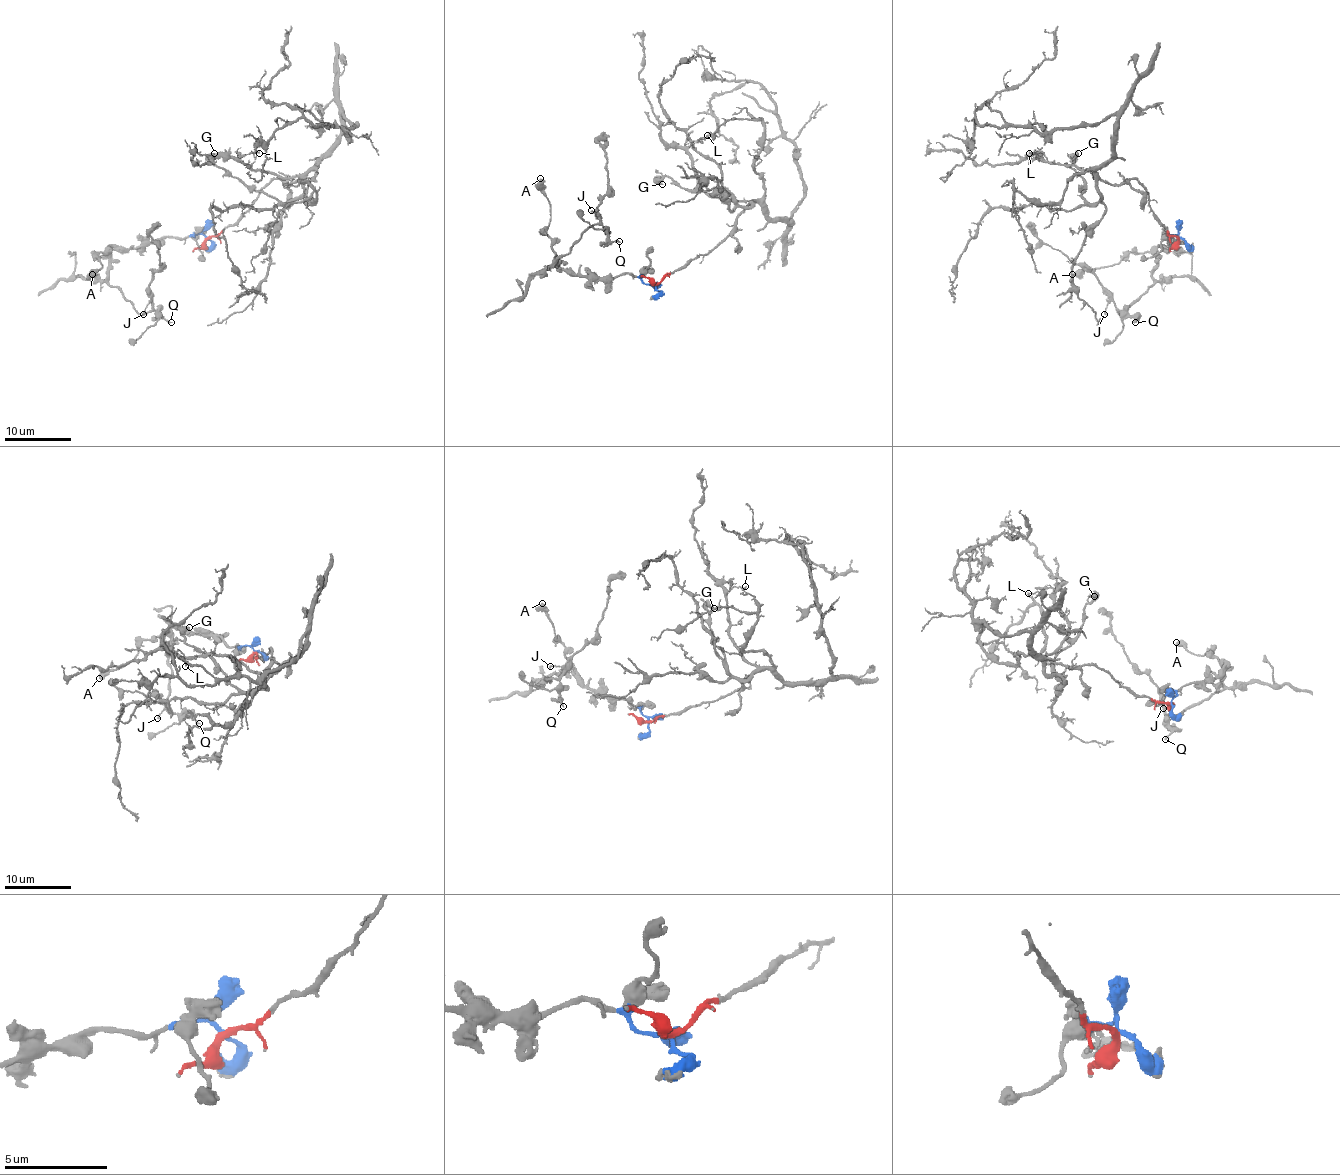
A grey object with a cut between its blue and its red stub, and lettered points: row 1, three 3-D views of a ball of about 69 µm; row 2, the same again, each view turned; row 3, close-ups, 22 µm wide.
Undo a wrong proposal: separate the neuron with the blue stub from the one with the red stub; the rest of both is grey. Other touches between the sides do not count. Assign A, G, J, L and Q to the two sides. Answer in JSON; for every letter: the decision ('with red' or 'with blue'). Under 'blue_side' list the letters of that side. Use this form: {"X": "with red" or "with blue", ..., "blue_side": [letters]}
{"A": "with blue", "G": "with red", "J": "with blue", "L": "with red", "Q": "with blue", "blue_side": ["A", "J", "Q"]}

